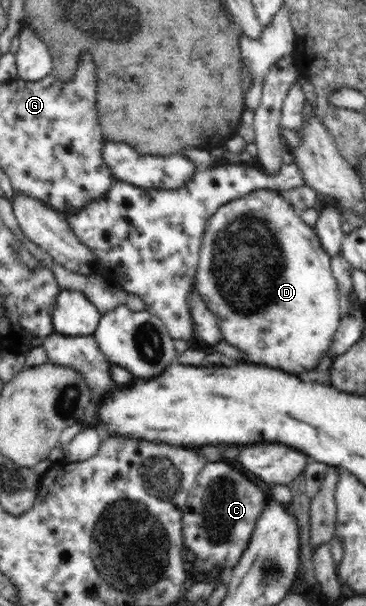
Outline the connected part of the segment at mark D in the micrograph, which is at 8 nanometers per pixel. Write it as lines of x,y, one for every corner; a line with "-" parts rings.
259,189
236,198
219,207
210,217
199,249
194,287
208,309
216,315
220,331
230,345
243,351
250,363
276,365
289,374
316,371
320,360
329,351
344,315
331,257
319,242
317,233
300,218
299,210
288,199
269,189

